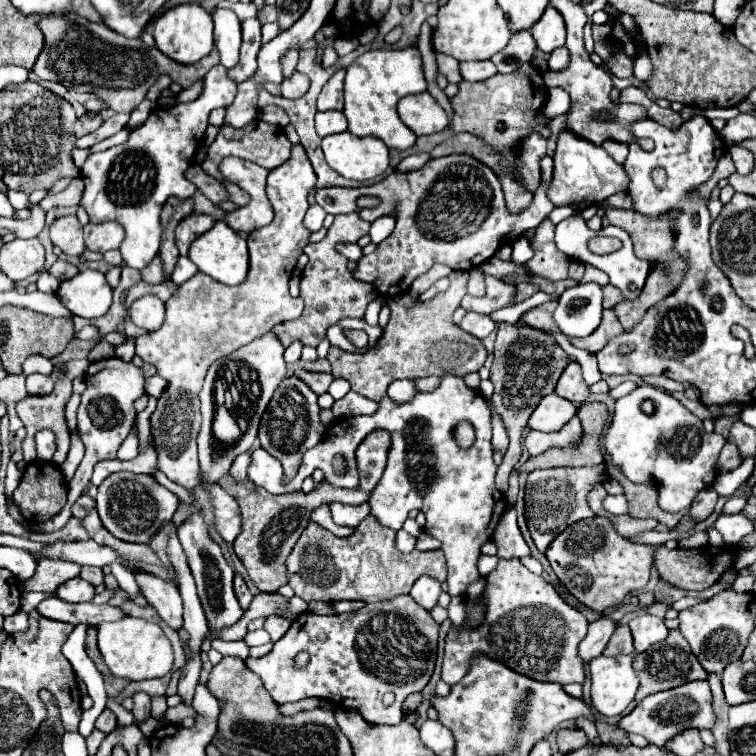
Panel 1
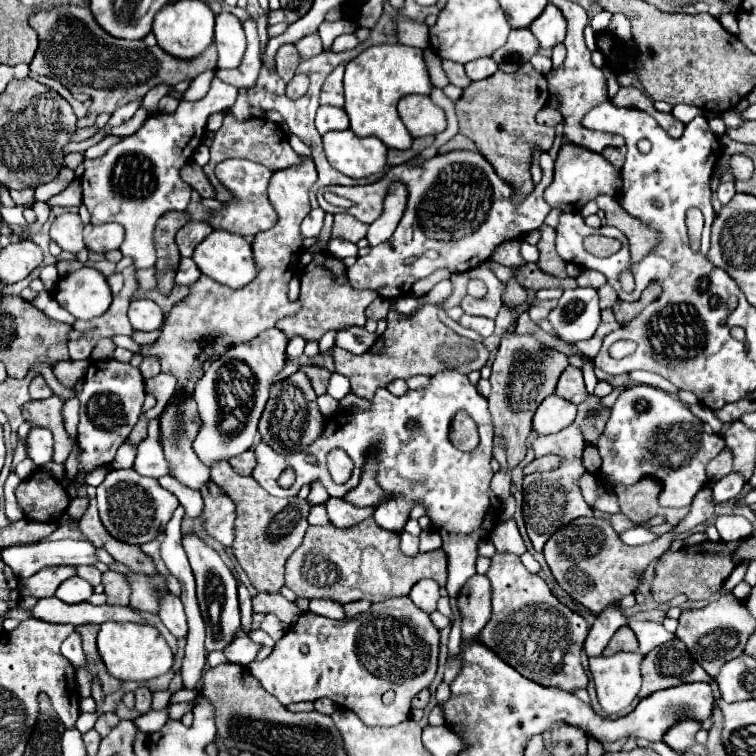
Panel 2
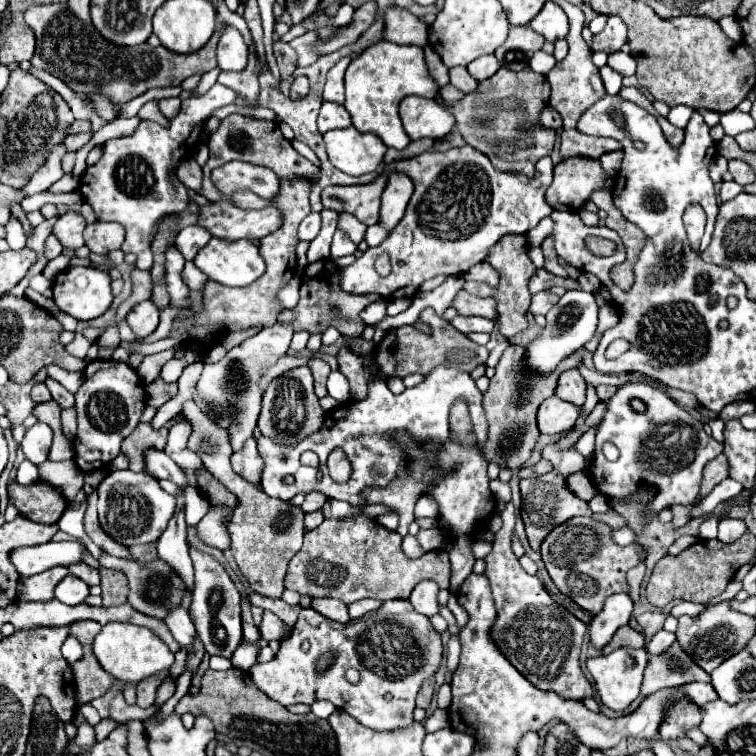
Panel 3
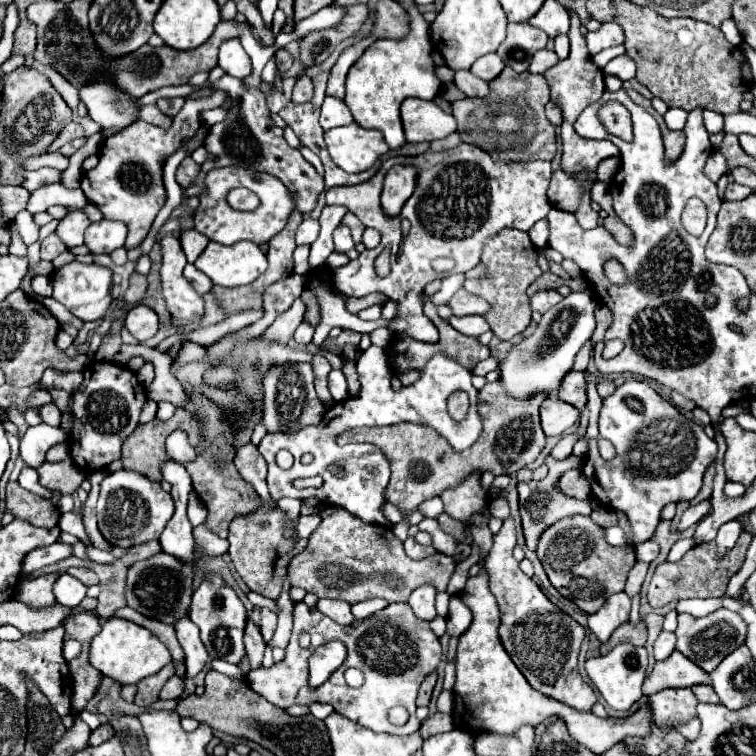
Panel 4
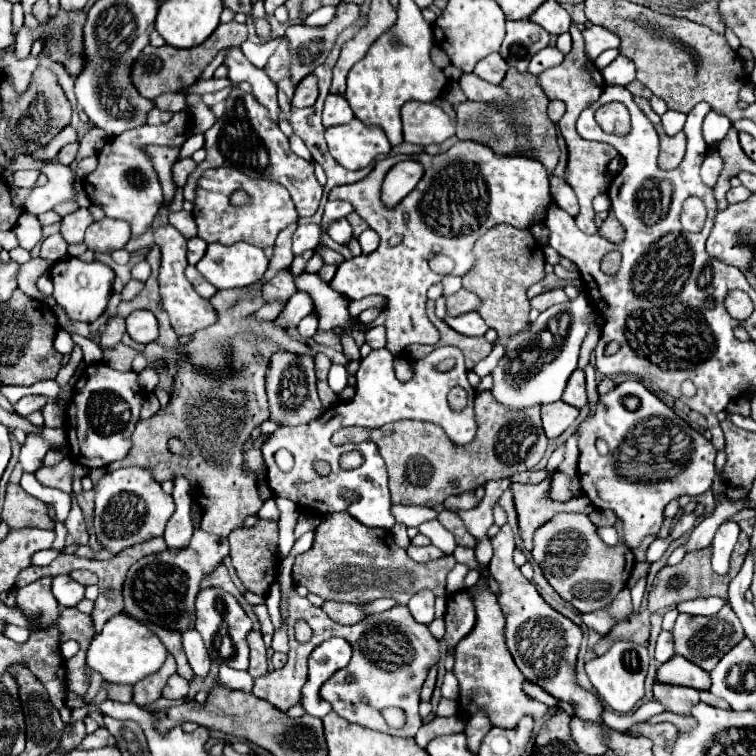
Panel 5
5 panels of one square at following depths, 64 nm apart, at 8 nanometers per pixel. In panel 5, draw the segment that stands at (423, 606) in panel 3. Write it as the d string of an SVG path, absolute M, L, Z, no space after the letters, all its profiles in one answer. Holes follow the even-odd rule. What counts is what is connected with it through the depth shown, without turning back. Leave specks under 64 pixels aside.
M428 590L418 592L408 602L408 608L410 608L410 614L416 622L430 624L434 620L434 596L432 596L432 592L428 592Z

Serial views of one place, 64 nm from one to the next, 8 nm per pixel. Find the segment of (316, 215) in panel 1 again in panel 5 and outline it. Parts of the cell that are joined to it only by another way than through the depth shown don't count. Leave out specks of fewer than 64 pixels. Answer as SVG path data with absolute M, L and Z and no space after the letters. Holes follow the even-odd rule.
M312 222L300 224L294 232L294 244L292 244L292 252L294 256L302 256L306 250L314 250L318 246L318 238L320 238L320 228Z

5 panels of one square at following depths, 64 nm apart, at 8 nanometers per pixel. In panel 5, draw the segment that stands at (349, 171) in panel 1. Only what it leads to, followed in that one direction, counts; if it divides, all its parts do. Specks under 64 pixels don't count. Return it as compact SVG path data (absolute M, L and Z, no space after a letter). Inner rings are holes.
M358 118L348 124L326 128L326 142L330 154L348 170L360 170L392 150L384 130L366 126Z

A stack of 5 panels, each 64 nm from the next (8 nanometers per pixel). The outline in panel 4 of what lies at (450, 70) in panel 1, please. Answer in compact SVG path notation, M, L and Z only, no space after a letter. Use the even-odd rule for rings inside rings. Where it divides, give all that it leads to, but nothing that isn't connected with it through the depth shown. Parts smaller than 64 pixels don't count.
M458 70L454 76L454 84L468 96L468 98L478 98L478 96L488 96L490 88L488 82L480 80L474 76L470 70Z

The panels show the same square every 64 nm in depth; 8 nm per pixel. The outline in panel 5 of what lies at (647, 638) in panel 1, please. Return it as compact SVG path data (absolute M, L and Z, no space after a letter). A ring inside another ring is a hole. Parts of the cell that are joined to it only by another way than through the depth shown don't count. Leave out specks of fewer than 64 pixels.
M662 630L660 636L658 636L658 640L656 640L656 660L660 664L664 664L672 656L674 656L674 640L672 640L672 634L666 632L666 630Z

